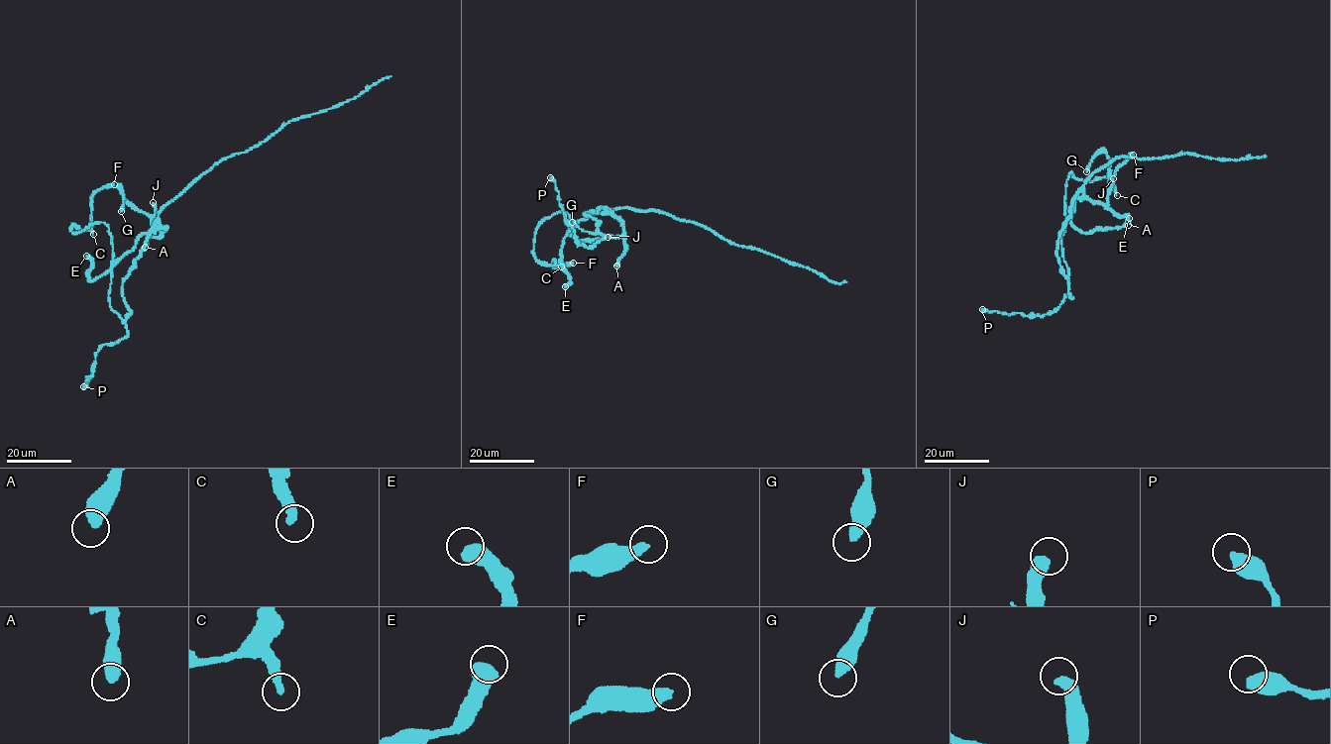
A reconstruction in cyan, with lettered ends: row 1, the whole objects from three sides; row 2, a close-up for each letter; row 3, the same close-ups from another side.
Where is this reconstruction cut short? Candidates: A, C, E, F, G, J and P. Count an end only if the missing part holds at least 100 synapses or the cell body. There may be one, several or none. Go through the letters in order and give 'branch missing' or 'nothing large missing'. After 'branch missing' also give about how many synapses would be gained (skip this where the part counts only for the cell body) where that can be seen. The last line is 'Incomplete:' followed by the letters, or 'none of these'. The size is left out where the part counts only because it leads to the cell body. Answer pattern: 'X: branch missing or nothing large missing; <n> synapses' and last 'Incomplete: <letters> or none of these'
A: nothing large missing
C: nothing large missing
E: nothing large missing
F: nothing large missing
G: nothing large missing
J: nothing large missing
P: nothing large missing
Incomplete: none of these

